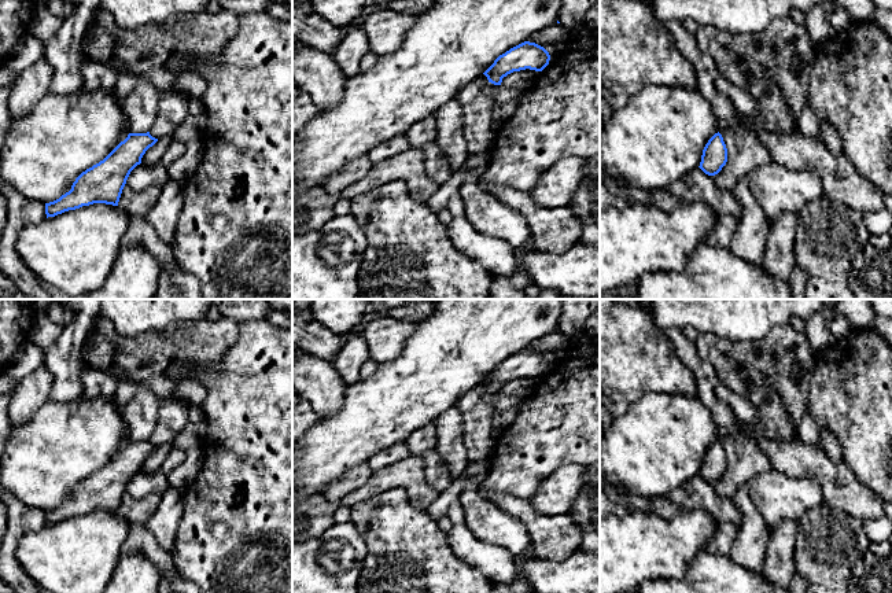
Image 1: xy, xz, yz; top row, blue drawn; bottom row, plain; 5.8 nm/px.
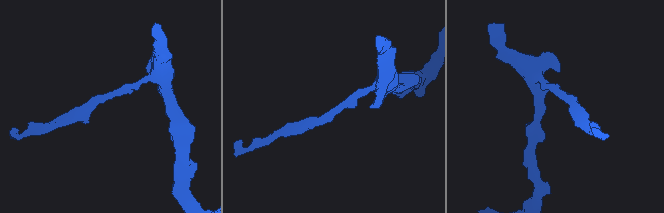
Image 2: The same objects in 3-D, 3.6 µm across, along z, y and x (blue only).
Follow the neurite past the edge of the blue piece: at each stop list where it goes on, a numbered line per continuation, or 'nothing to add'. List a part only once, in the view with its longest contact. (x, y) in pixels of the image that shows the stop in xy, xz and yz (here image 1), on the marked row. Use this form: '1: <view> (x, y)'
nothing to add

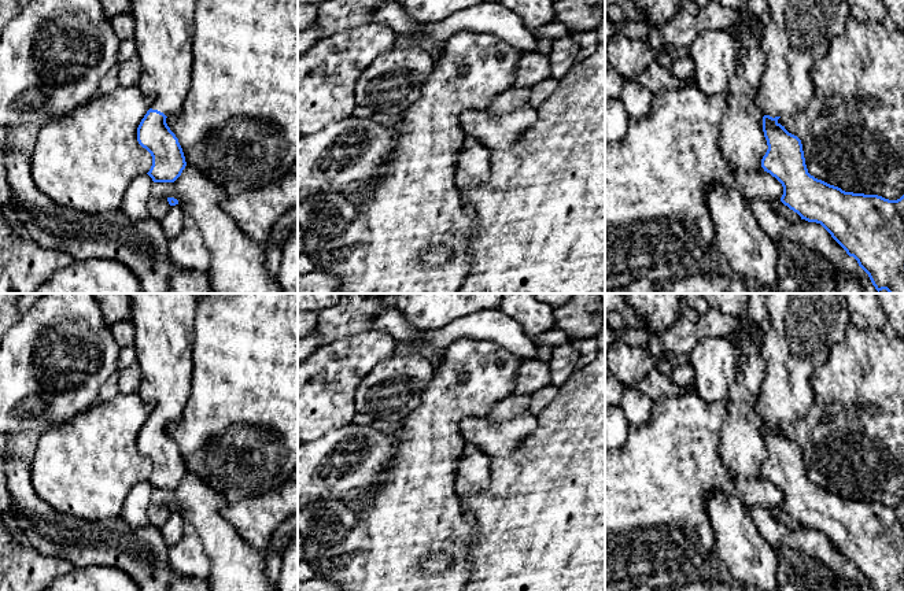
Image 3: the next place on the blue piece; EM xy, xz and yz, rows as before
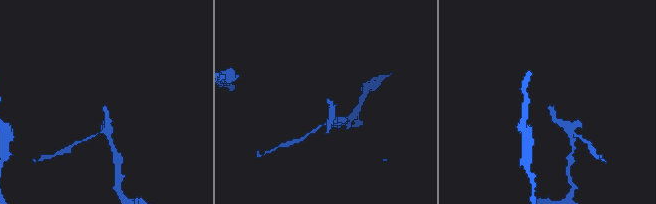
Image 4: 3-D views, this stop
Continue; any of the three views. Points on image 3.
1: xy (163, 29)

